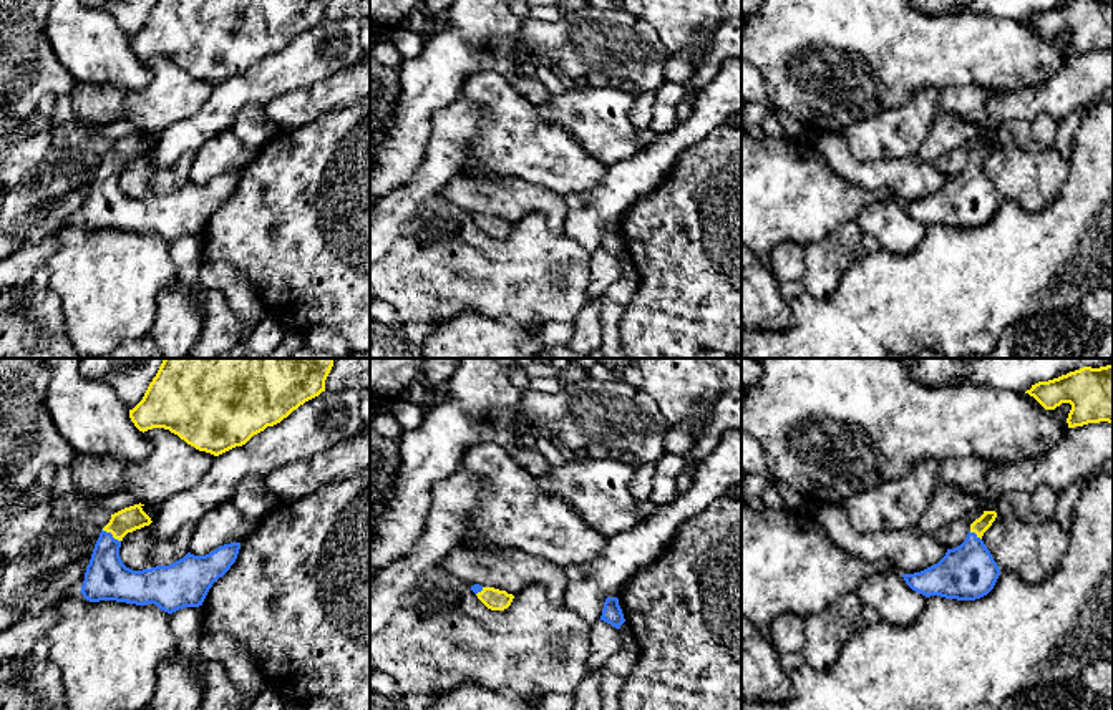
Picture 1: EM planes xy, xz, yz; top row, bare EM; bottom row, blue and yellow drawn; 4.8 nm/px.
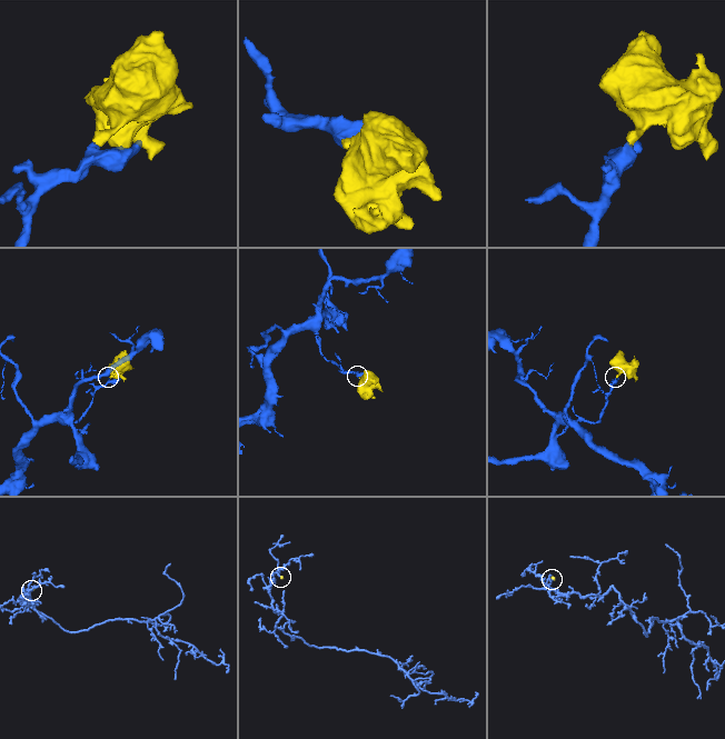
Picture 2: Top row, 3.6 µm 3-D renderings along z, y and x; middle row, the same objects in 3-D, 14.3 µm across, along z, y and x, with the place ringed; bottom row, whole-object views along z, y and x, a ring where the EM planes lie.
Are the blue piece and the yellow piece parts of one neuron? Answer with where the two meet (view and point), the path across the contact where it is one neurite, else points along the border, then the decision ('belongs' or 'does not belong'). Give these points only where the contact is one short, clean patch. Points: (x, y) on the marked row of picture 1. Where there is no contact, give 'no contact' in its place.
xy (111, 534) | across xy (106, 578), (106, 546), (111, 534), (128, 520) | belongs

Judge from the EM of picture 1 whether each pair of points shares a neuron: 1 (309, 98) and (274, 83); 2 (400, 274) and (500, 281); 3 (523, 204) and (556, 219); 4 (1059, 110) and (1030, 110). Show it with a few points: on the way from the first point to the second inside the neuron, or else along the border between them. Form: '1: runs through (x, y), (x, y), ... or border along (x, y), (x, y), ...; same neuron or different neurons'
1: border along (327, 77), (309, 87), (281, 93), (262, 106); different neurons
2: runs through (425, 281), (475, 282); same neuron
3: runs through (531, 204), (541, 204), (548, 211); same neuron
4: runs through (1052, 106), (1037, 106); same neuron

